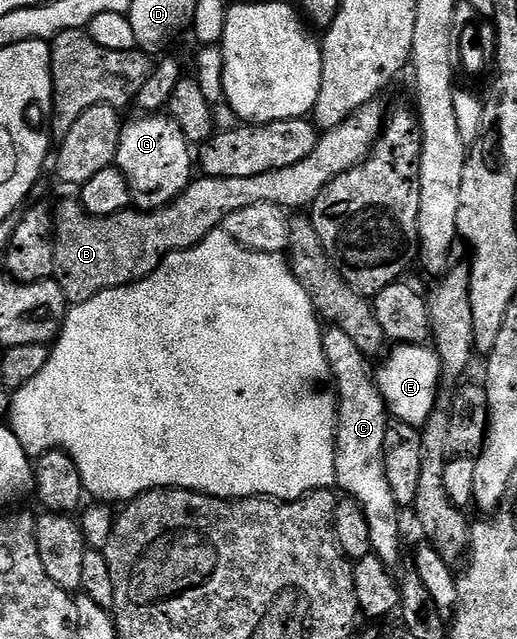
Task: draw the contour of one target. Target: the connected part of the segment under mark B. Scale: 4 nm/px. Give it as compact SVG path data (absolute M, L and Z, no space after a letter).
M383 99L366 102L342 126L327 129L317 139L310 158L283 170L266 170L254 178L193 179L187 190L164 208L153 212L129 210L113 216L92 216L79 199L64 200L54 208L55 280L72 304L81 304L106 290L144 280L172 252L181 252L200 244L223 225L234 210L270 202L285 210L311 209L312 203L346 170L354 170L372 152L386 123Z

